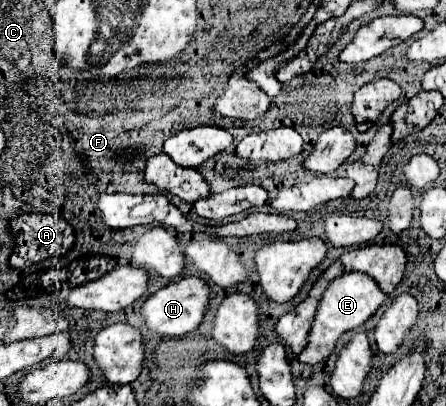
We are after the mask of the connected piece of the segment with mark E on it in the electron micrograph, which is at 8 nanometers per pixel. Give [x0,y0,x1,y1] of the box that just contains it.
[297,272,385,364]

